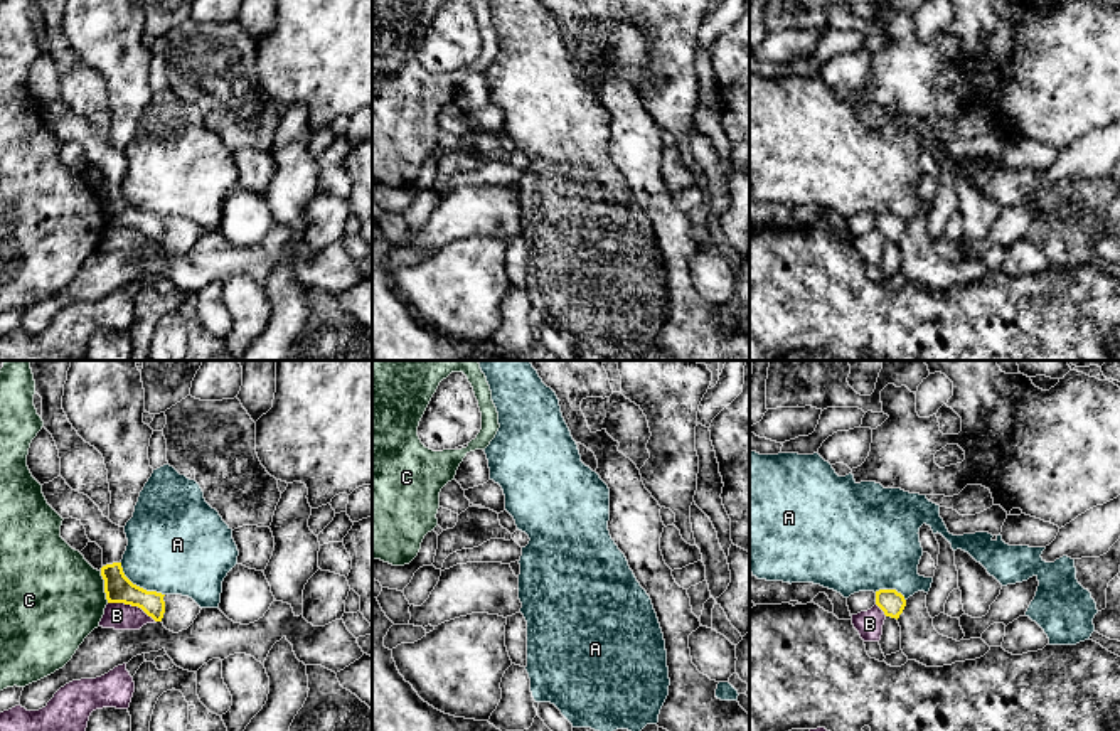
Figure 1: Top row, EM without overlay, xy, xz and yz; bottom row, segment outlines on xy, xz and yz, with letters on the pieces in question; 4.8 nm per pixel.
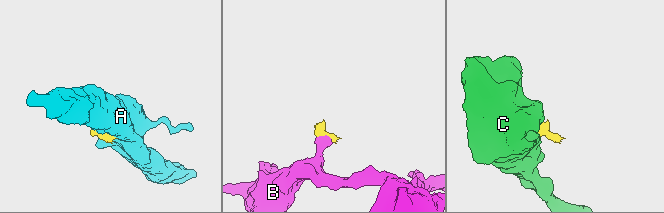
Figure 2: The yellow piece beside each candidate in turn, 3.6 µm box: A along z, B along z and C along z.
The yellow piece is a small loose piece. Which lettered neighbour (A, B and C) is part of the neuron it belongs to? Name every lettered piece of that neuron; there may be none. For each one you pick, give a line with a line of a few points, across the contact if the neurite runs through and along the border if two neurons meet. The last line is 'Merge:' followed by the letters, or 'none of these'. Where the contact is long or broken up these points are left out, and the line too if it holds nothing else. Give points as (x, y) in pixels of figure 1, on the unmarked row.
Merge: none of these

